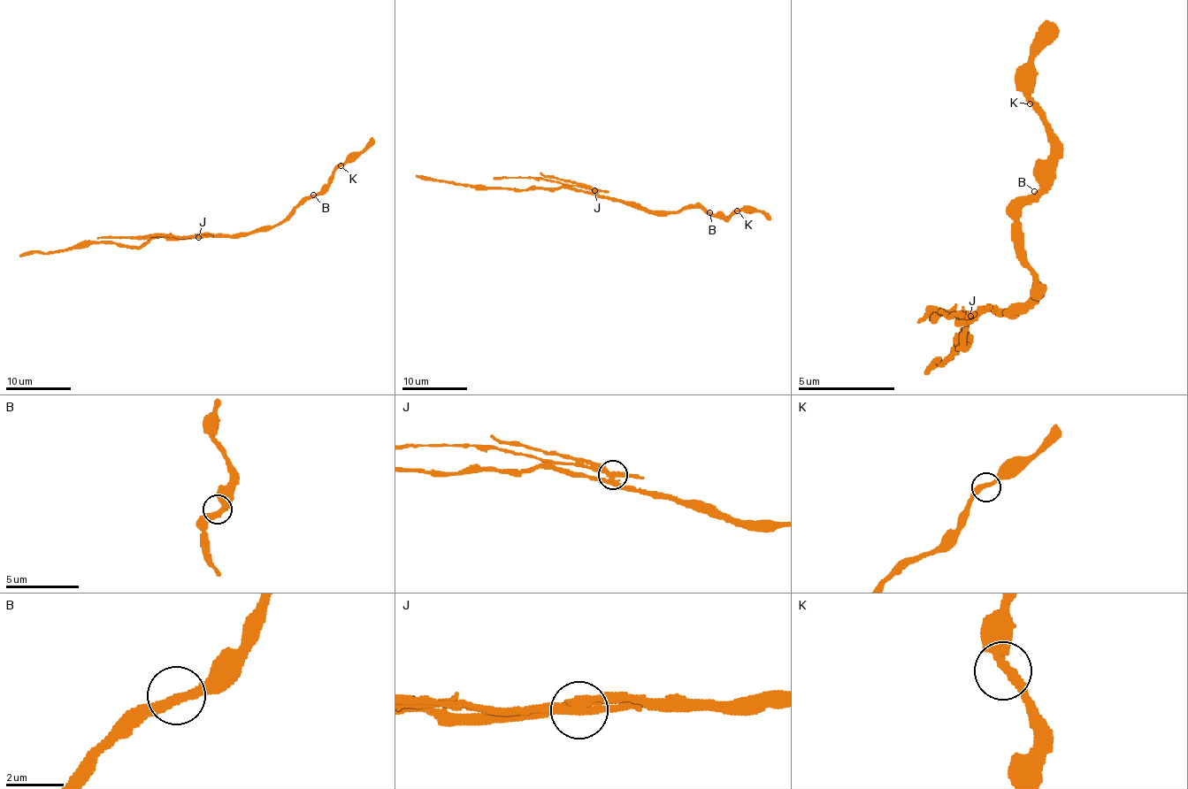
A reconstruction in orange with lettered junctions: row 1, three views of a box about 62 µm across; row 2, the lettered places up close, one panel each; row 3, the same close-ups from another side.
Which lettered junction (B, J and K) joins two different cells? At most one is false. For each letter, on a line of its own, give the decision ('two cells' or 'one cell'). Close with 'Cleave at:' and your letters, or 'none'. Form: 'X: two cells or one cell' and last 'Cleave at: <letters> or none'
B: one cell
J: two cells
K: one cell
Cleave at: J

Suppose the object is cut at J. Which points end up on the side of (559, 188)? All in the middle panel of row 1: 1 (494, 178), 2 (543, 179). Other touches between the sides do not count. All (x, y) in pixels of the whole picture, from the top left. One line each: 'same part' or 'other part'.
1: other part
2: other part

